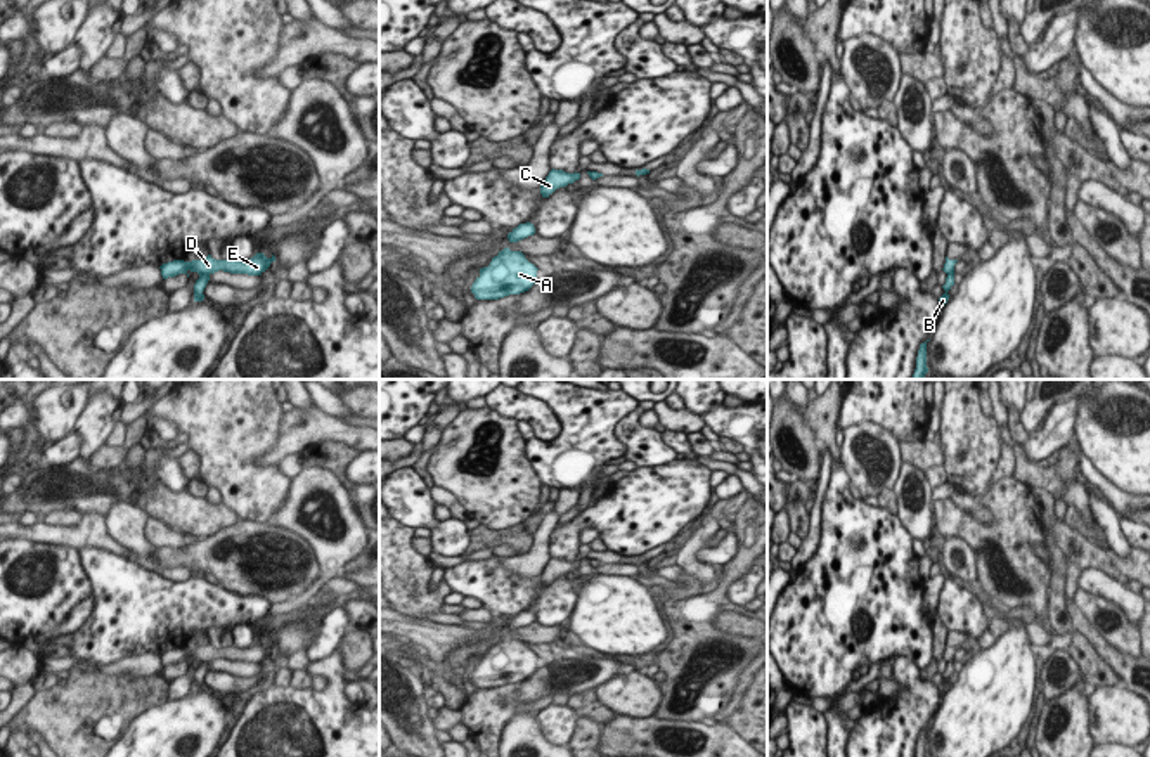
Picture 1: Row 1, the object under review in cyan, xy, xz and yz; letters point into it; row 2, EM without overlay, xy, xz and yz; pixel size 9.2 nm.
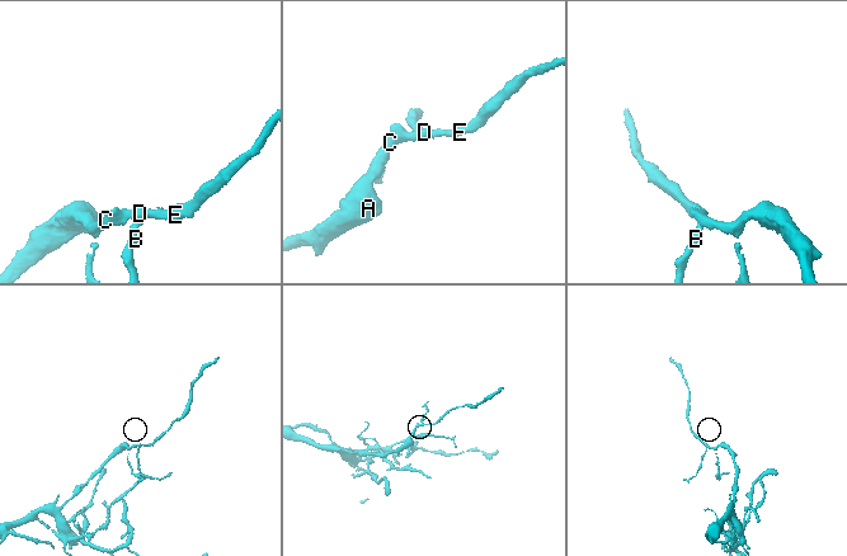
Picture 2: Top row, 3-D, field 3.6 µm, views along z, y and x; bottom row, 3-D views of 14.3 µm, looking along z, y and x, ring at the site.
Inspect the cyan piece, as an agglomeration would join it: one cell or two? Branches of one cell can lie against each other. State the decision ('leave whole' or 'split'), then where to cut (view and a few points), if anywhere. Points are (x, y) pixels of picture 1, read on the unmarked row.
split | xy (208, 660), (200, 664)

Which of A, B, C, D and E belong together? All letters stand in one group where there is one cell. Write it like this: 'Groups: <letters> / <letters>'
Groups: A C D E / B.

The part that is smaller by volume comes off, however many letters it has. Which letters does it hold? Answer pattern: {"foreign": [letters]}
{"foreign": ["B"]}

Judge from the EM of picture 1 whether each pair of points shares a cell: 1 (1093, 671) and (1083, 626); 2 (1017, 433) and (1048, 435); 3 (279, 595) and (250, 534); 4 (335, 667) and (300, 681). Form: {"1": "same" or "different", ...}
{"1": "different", "2": "different", "3": "same", "4": "different"}

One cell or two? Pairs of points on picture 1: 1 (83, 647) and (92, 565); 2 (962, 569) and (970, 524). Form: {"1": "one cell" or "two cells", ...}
{"1": "one cell", "2": "two cells"}

